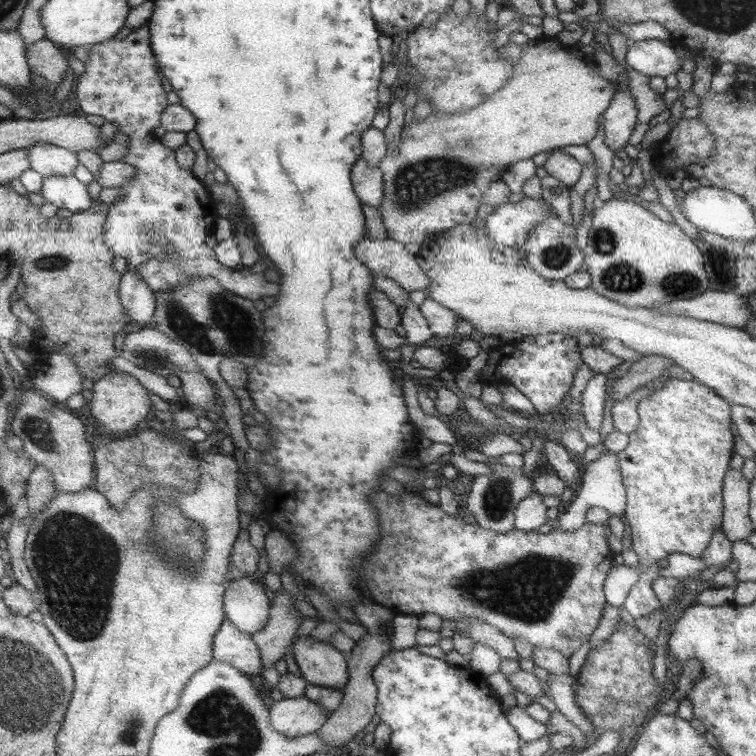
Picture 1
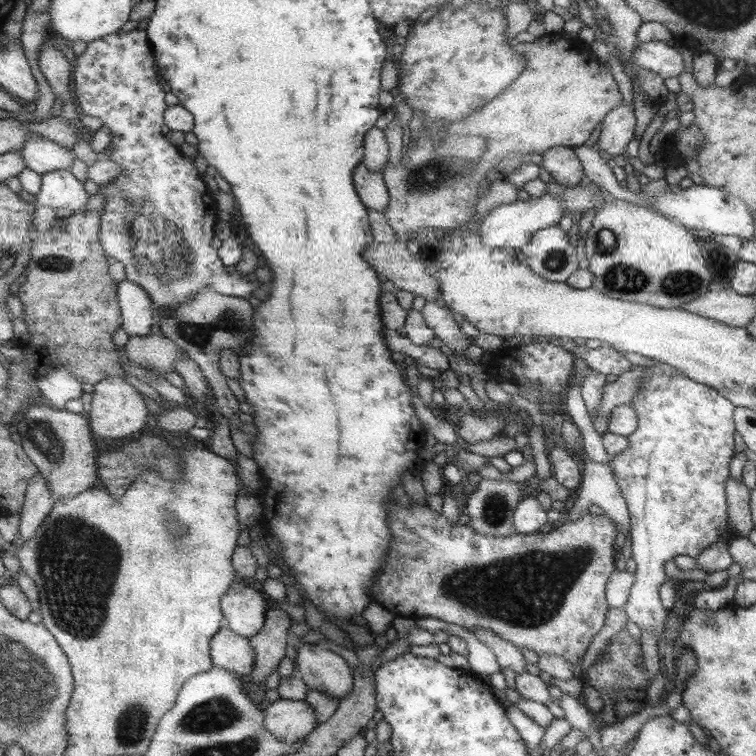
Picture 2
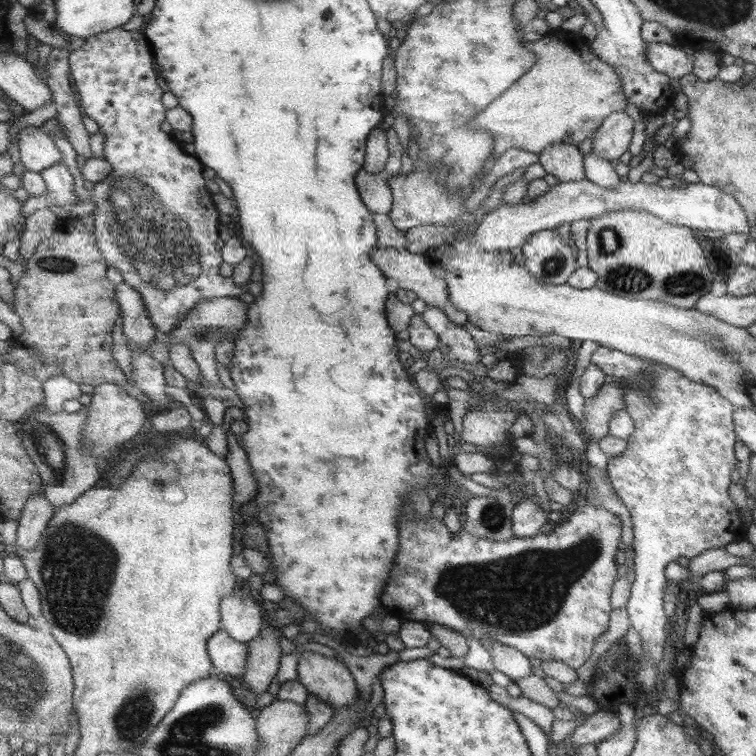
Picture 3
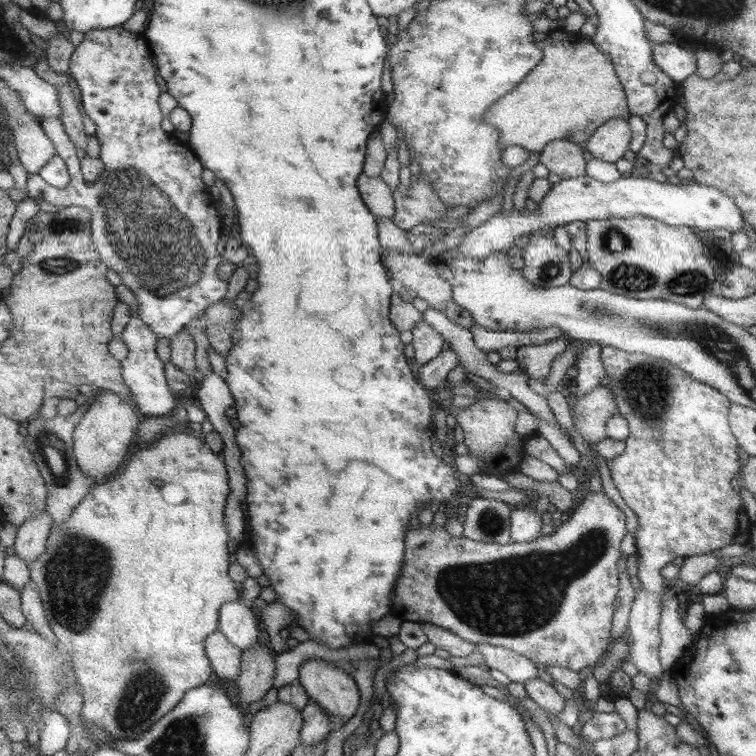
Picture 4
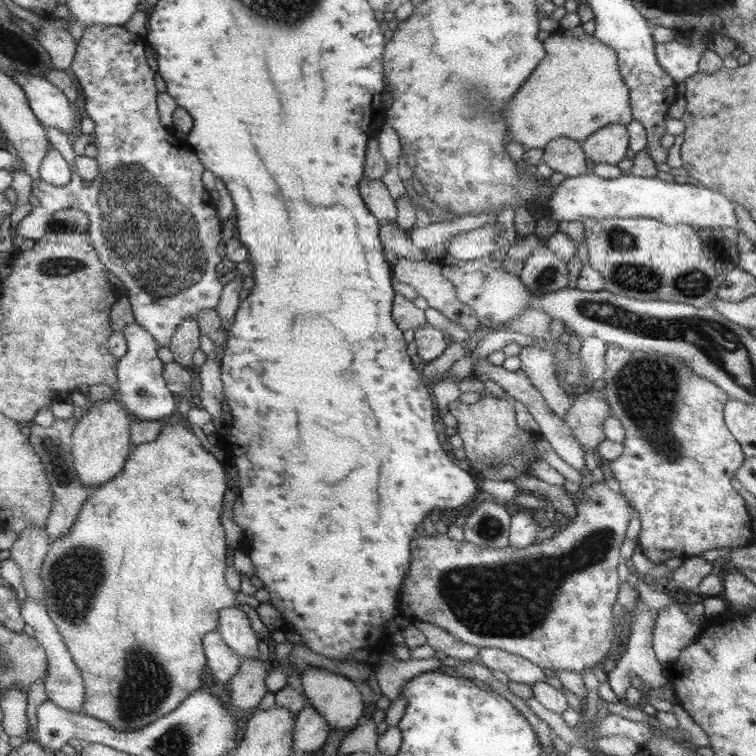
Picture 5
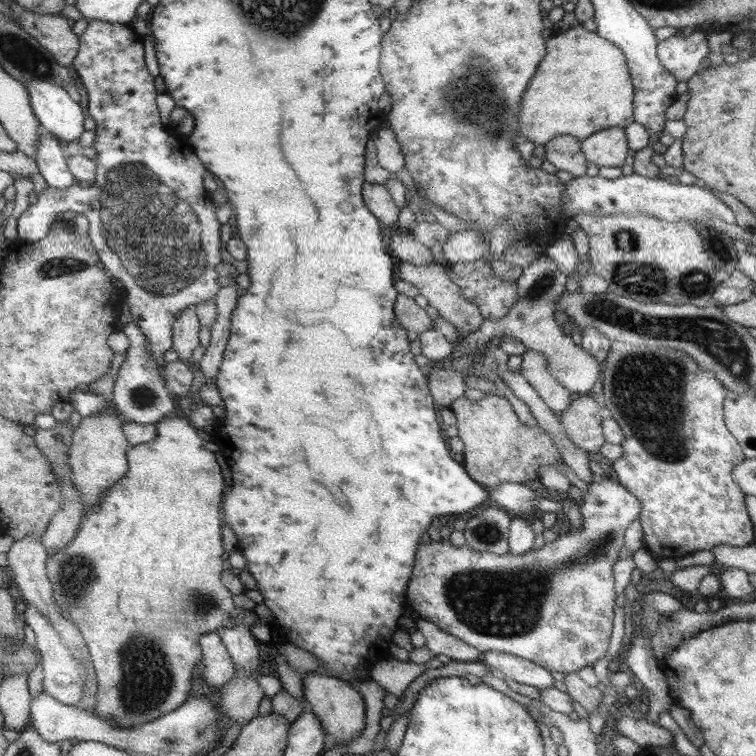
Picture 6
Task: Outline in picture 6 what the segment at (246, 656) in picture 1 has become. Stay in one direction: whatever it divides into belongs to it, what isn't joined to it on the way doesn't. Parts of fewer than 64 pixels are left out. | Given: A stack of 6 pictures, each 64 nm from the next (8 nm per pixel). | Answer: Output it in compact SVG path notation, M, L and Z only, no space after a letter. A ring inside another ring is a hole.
M216 632L202 635L202 650L206 652L204 660L204 680L210 686L225 686L236 674L232 657L229 649L224 642L220 642L220 635Z

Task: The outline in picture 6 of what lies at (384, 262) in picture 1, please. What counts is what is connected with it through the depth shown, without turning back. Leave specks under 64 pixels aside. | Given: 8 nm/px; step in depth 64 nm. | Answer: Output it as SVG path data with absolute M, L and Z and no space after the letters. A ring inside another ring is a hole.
M402 261L398 272L400 272L400 279L415 286L418 292L428 300L429 305L436 309L439 317L452 324L458 332L463 332L464 335L476 332L485 322L485 316L478 306L474 302L466 300L465 294L462 294L461 286L458 286L448 276L445 265L436 266L436 263L415 265Z

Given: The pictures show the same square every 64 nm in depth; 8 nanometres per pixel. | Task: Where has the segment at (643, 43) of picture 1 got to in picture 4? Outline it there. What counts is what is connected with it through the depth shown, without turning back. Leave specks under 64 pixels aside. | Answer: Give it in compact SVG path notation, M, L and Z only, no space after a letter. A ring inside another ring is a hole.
M678 40L674 44L652 43L654 61L662 72L669 74L679 84L688 76L695 74L696 61L694 50L698 46L682 46Z

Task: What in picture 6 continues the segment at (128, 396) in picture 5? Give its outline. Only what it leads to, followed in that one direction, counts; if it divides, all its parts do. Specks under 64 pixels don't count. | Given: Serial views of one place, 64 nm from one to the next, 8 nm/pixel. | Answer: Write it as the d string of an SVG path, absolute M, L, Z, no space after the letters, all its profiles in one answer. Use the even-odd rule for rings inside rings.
M133 321L127 323L121 329L130 340L130 347L127 350L126 360L122 362L115 381L113 394L114 401L112 405L120 412L120 415L126 417L128 422L136 426L156 425L163 419L166 419L176 413L174 400L170 396L171 391L165 384L163 369L156 367L156 364L150 360L148 354L148 342L146 335L140 327Z

